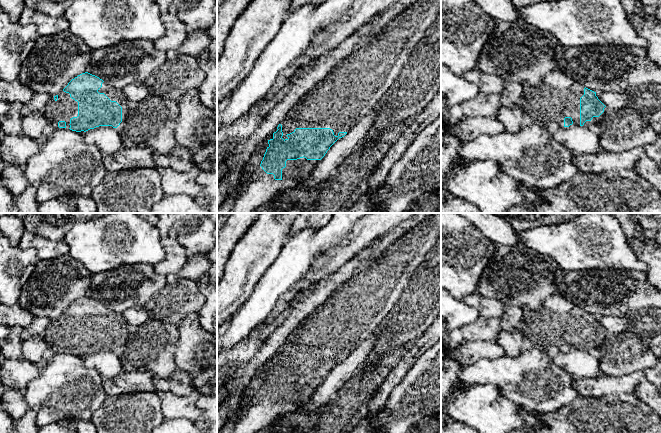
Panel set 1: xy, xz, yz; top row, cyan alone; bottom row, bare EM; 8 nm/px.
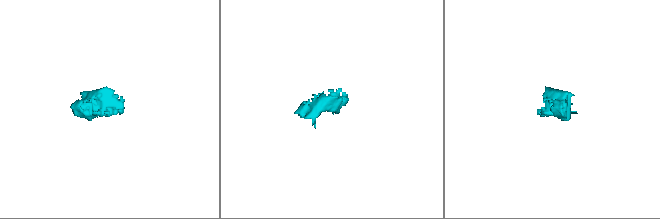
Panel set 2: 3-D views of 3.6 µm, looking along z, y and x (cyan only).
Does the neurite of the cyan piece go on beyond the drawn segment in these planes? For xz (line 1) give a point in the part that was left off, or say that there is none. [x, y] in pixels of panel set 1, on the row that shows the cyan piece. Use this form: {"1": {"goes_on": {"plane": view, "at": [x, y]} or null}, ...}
{"1": {"goes_on": {"plane": "xz", "at": [356, 85]}}}

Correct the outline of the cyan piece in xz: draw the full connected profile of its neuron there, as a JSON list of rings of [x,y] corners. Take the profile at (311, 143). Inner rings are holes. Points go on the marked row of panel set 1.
[[[418,0],[392,20],[379,34],[371,37],[369,41],[358,47],[335,66],[283,118],[271,139],[268,140],[261,164],[238,189],[236,199],[228,213],[252,213],[257,207],[282,193],[283,189],[292,189],[300,181],[306,179],[330,147],[376,107],[395,82],[404,65],[409,61],[418,42],[425,36],[426,31],[440,13],[441,0]]]

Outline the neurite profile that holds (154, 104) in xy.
[[[150,94],[139,102],[130,101],[128,115],[116,129],[122,136],[124,147],[143,146],[153,149],[155,153],[168,154],[178,147],[174,137],[178,115],[176,100]]]

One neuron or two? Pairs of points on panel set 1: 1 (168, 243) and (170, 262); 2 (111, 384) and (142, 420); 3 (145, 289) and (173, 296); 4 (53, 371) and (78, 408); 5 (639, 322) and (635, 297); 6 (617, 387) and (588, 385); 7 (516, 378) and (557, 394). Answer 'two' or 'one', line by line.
1: one
2: two
3: two
4: one
5: one
6: one
7: one

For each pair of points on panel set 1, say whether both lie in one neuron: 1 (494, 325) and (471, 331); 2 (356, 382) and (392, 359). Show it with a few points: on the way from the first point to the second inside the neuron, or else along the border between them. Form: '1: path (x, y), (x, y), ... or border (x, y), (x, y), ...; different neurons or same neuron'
1: path (488, 329), (477, 331); same neuron
2: path (365, 380), (373, 377), (383, 367); same neuron

